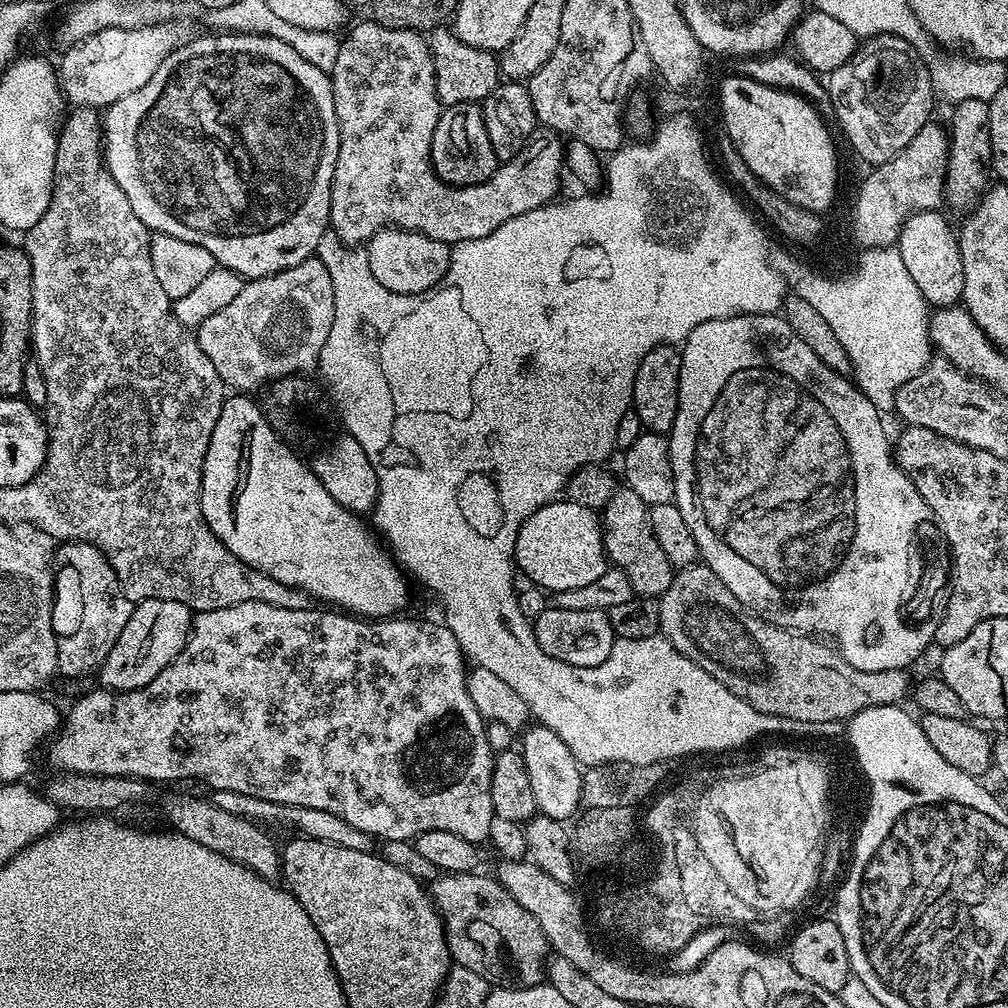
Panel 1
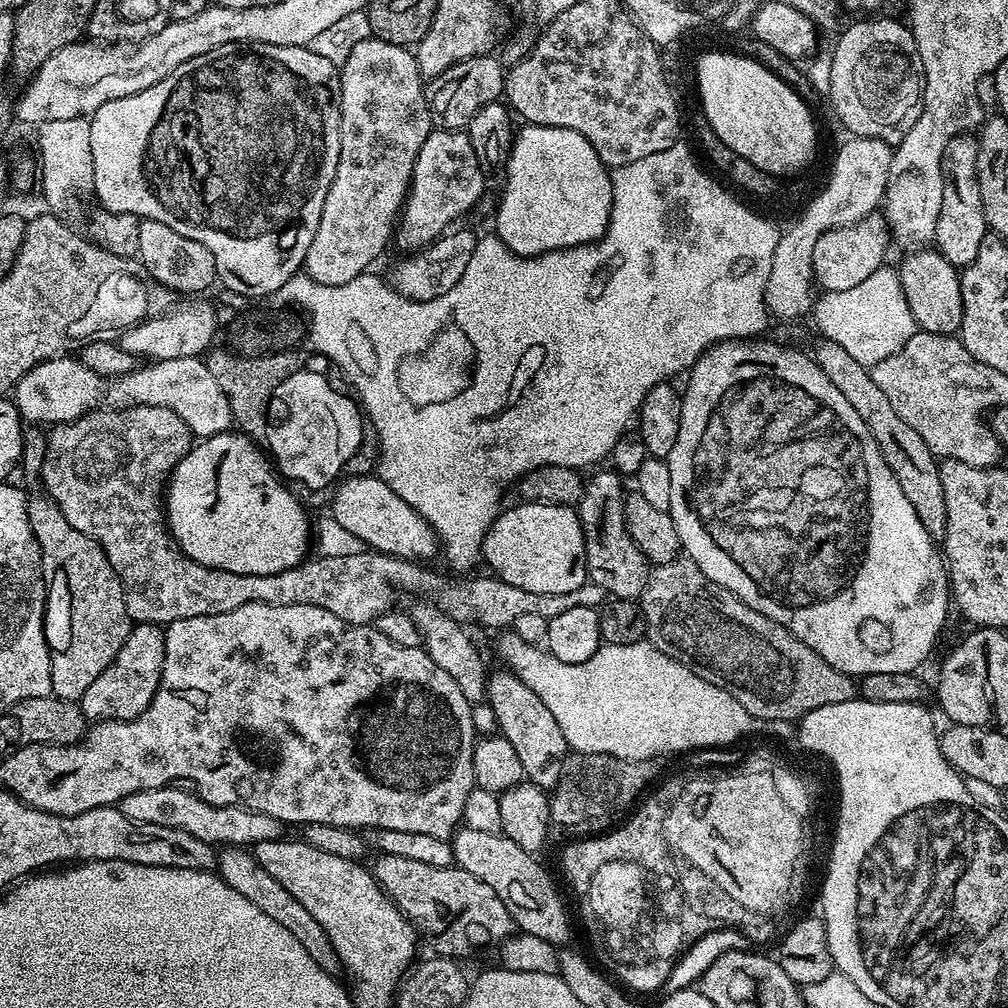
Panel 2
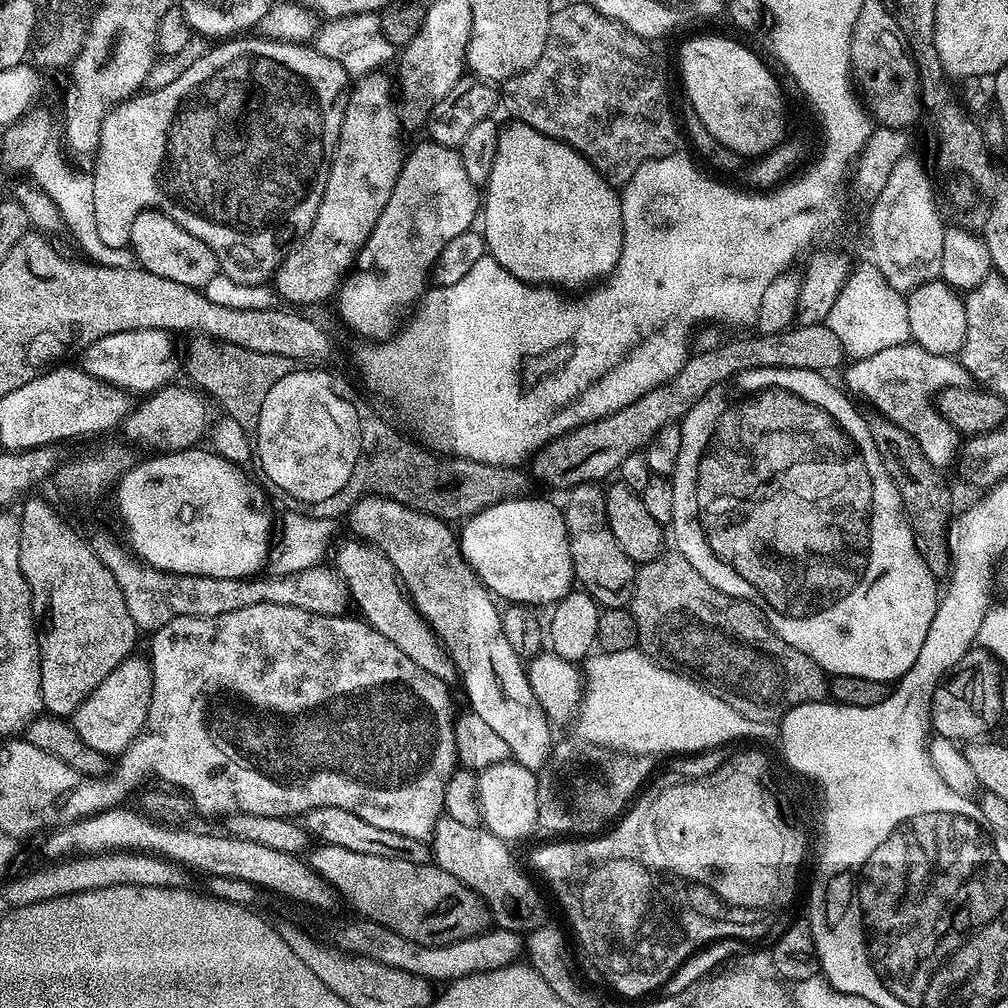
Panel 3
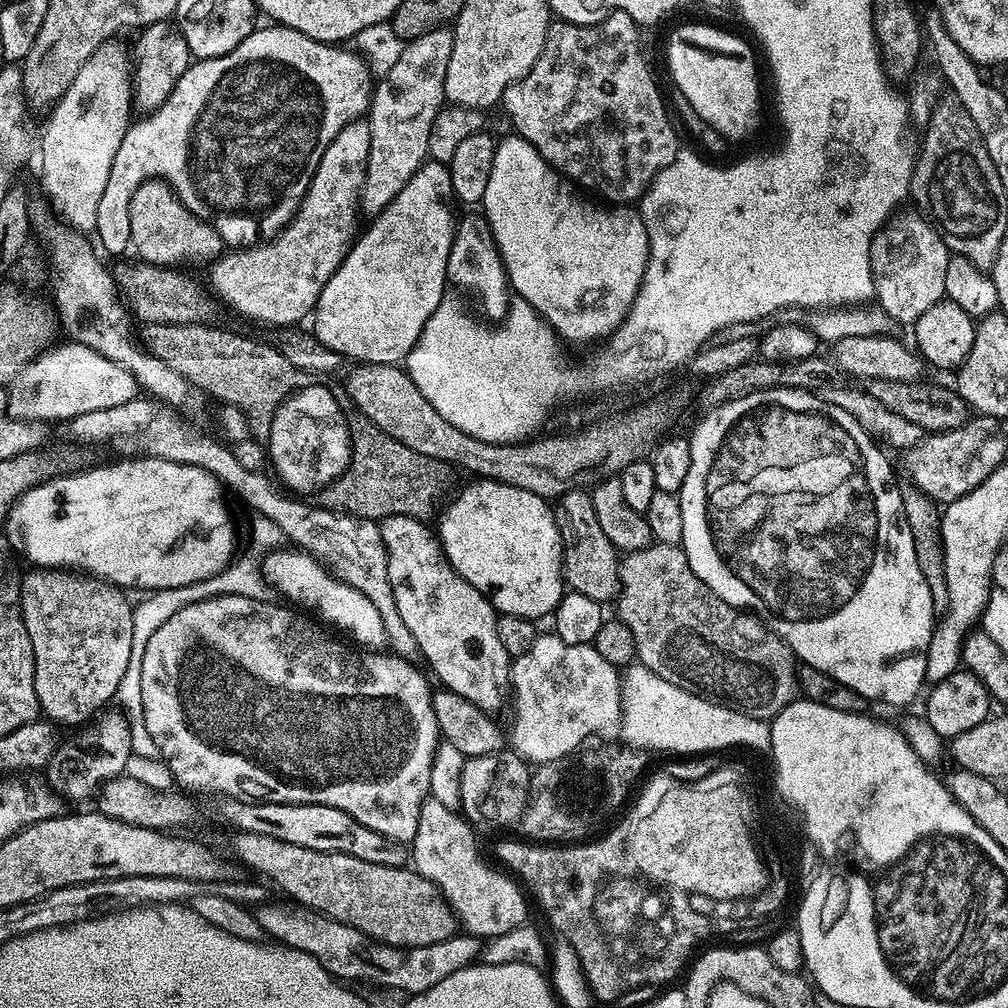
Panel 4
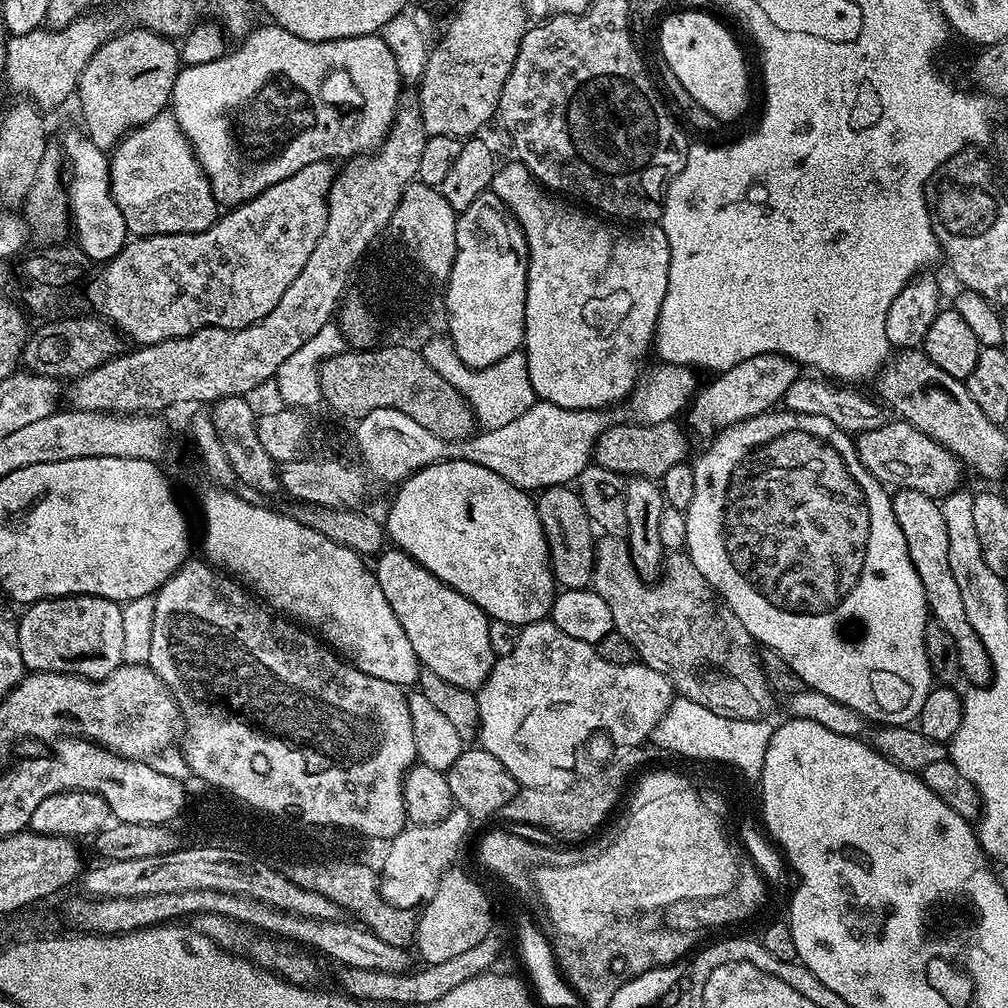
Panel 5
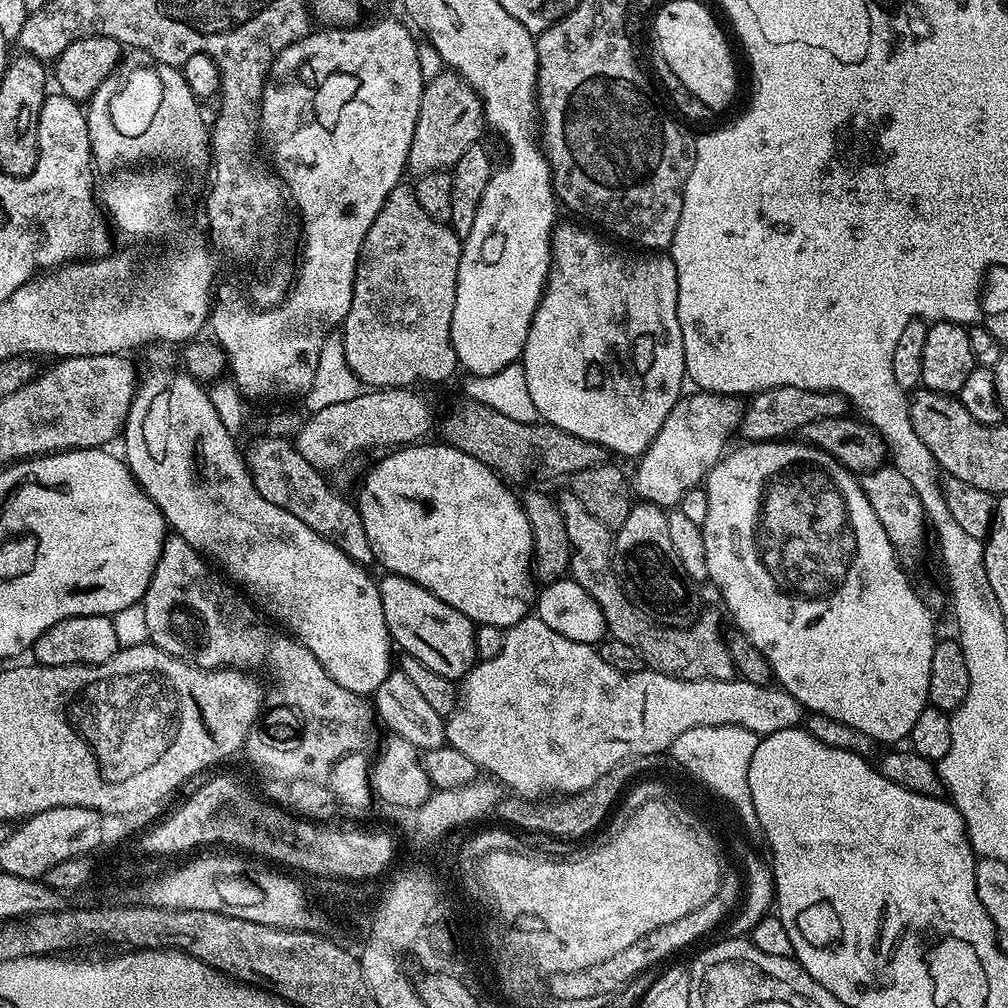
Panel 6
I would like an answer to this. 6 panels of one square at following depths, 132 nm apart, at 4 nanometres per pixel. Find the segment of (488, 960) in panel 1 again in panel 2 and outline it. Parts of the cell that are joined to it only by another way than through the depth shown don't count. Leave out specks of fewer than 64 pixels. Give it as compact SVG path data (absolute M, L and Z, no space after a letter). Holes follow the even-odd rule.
M383 854L375 857L376 865L371 865L370 871L382 890L395 904L404 911L404 917L415 926L417 933L433 948L433 953L444 958L461 958L460 956L472 956L483 948L499 946L513 935L514 925L510 918L510 910L502 906L502 898L482 882L482 878L474 878L466 870L458 867L439 868L438 866L426 866L423 862L414 862L410 858L398 858Z

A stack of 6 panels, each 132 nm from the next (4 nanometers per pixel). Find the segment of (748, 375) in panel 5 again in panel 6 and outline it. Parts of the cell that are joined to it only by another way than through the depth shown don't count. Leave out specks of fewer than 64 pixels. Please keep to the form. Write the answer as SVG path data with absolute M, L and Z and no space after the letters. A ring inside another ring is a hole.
M703 390L693 393L692 397L681 395L674 410L666 414L662 430L658 430L648 449L635 461L636 473L631 473L630 487L643 503L657 504L665 510L675 509L686 490L701 487L707 480L708 471L725 455L732 432L734 436L740 427L742 404L737 397Z

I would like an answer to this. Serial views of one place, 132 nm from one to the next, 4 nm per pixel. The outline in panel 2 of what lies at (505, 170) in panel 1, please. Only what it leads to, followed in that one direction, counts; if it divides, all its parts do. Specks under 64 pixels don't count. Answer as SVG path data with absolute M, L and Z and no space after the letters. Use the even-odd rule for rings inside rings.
M371 35L367 40L358 42L350 52L350 58L340 68L340 153L338 154L338 170L334 170L334 182L330 182L330 190L326 190L326 202L322 202L322 218L318 222L318 234L314 234L314 242L310 242L310 250L306 250L303 271L311 280L320 284L340 286L342 282L350 282L350 278L358 278L369 271L368 268L384 252L387 244L394 240L396 225L408 196L408 188L412 184L412 167L418 158L418 150L422 150L422 142L426 142L429 132L433 131L432 115L428 109L425 77L420 75L420 67L415 55L405 45L379 40Z

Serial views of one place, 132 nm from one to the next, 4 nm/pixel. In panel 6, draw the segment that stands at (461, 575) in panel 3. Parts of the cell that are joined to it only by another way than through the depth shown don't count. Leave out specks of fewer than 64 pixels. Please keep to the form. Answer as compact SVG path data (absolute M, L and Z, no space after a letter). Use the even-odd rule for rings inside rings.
M391 574L381 577L378 587L382 610L386 614L388 634L395 647L397 644L401 653L418 658L418 662L430 666L430 670L435 670L437 674L459 681L478 660L475 646L476 628L472 620L466 618L466 614L454 610L454 606L446 606L446 602L430 594L430 590L406 578Z

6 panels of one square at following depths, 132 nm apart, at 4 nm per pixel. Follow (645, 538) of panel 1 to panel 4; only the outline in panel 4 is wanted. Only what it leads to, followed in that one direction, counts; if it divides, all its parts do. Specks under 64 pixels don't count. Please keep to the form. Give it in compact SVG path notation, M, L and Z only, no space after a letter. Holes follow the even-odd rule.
M583 487L571 488L558 497L554 511L564 551L562 566L565 585L573 592L586 594L586 598L601 602L615 601L620 591L621 557L610 538L606 538L605 532L602 531L602 525L594 514L591 495Z

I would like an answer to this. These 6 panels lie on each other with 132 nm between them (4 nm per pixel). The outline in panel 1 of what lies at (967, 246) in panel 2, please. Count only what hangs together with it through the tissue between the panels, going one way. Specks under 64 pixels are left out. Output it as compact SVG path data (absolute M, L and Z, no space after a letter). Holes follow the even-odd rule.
M966 98L966 102L958 102L951 111L952 128L950 127L948 132L948 175L944 178L944 198L949 209L952 207L956 212L967 214L976 207L976 201L986 191L984 172L986 176L986 165L990 158L990 114L988 113L988 102L978 98Z

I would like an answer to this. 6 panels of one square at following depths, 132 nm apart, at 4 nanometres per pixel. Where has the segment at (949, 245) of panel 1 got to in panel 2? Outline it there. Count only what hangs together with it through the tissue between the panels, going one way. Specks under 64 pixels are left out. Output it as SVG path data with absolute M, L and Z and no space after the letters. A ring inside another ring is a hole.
M925 246L907 253L904 265L899 265L900 285L906 294L906 306L914 314L919 331L943 336L956 336L962 326L964 303L960 272L946 260L941 252Z

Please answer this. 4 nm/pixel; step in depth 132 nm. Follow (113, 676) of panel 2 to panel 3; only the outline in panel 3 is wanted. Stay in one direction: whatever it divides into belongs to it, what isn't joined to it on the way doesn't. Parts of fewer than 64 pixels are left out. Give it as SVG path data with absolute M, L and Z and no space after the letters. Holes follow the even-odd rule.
M133 654L124 659L117 668L95 688L89 696L78 706L78 710L73 712L70 723L78 738L88 747L100 751L102 755L109 758L119 757L127 752L135 740L145 731L148 723L148 711L150 710L150 698L152 697L152 665L147 659L144 660L139 654Z

